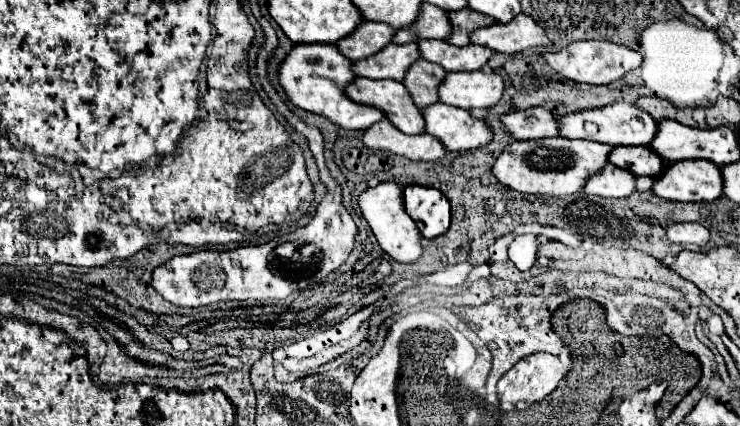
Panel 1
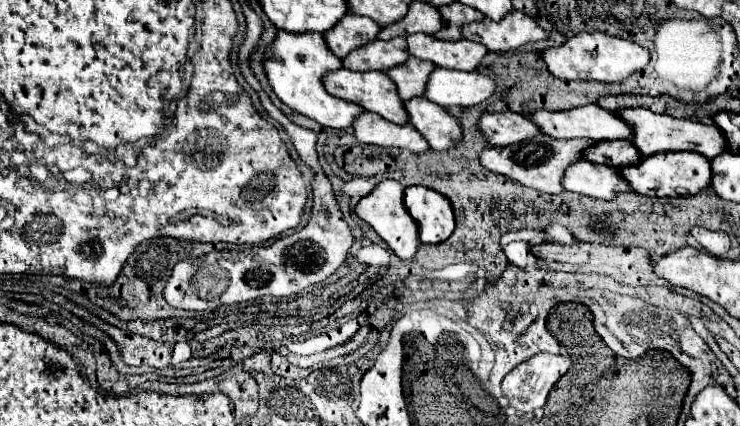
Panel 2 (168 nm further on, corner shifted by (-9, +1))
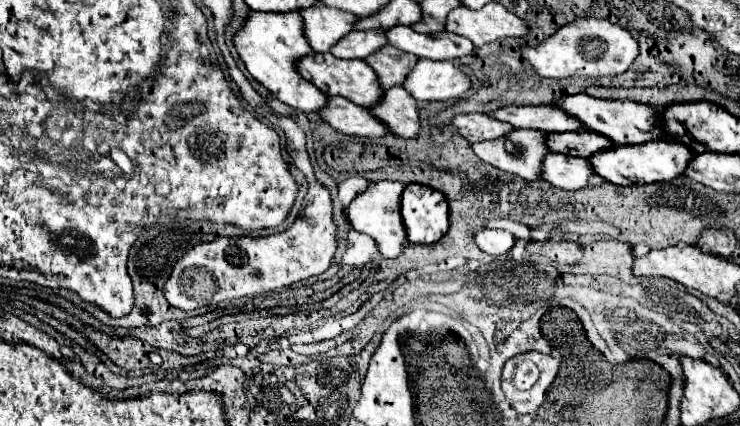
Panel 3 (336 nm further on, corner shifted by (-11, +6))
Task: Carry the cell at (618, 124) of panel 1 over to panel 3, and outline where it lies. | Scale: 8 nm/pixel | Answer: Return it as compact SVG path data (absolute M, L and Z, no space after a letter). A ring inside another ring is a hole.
M506 106L496 112L488 112L490 116L496 116L498 120L510 122L514 128L532 128L542 132L582 132L586 126L566 114L562 108L548 106Z

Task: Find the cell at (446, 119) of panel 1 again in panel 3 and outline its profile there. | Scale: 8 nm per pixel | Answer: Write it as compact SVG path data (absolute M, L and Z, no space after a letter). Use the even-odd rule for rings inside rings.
M390 88L384 92L384 104L372 110L388 128L402 138L418 138L420 132L420 118L418 118L418 104L412 94L404 88Z

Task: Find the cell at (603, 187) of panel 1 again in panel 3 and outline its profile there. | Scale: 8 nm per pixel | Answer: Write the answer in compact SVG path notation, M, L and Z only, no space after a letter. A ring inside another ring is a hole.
M552 152L552 156L544 160L544 180L548 180L552 186L564 190L580 190L590 186L592 176L596 176L596 172L588 162L588 158L564 156Z

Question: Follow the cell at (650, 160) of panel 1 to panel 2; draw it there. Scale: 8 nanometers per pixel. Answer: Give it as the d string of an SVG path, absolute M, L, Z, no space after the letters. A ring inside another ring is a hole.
M596 141L590 149L586 149L586 155L582 155L582 159L610 167L622 167L638 163L640 153L632 141Z

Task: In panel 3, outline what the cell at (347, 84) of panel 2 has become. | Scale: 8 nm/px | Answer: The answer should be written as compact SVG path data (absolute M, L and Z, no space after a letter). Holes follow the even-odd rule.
M312 52L312 54L304 56L304 60L300 60L298 72L308 82L318 86L324 94L342 96L342 98L346 98L358 106L364 106L364 108L374 108L384 98L384 88L380 86L376 72L368 64L364 64L364 60L340 60L340 58L332 56L330 52L326 52L326 54Z

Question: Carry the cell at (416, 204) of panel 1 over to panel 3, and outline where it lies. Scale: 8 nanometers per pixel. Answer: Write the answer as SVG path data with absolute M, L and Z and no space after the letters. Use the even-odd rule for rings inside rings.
M408 184L402 192L402 218L412 244L434 244L448 232L448 202L430 186Z

